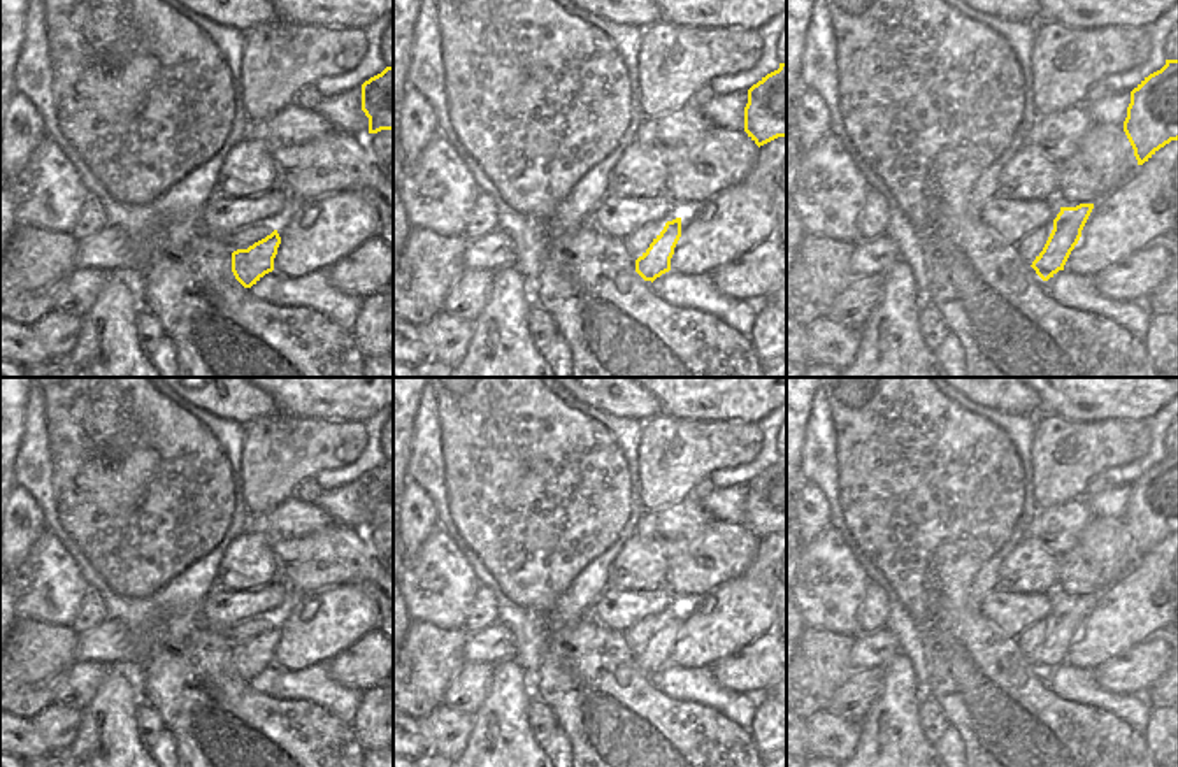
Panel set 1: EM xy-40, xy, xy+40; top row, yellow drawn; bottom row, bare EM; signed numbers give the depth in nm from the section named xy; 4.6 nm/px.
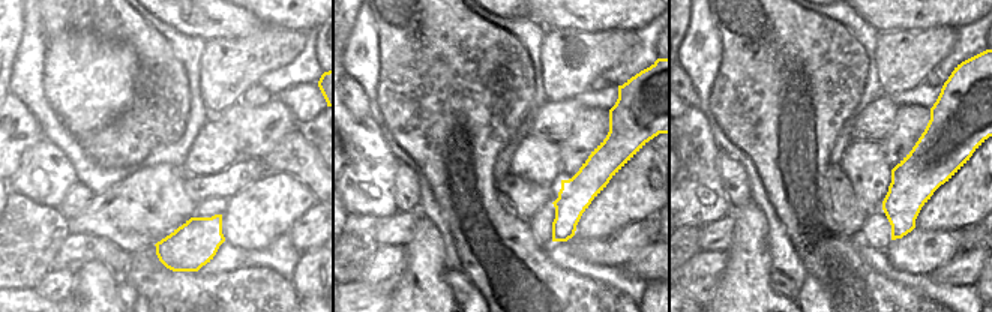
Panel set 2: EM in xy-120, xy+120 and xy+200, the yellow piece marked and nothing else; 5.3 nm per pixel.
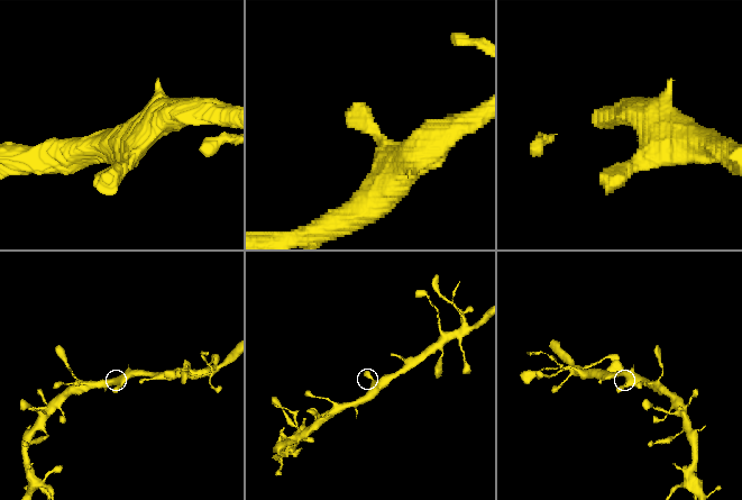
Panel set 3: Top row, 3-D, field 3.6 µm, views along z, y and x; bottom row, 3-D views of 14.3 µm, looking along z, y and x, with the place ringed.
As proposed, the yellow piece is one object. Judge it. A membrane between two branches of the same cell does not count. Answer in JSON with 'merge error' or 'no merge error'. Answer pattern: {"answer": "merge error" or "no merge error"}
{"answer": "no merge error"}

